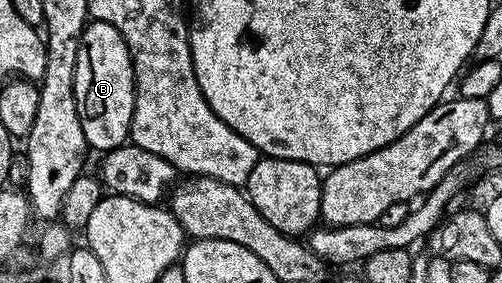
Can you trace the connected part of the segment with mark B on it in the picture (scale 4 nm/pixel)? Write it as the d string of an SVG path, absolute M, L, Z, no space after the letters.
M91 19L87 23L86 29L82 31L82 40L78 43L78 57L76 58L76 110L80 114L80 126L84 126L84 138L87 145L91 149L99 148L99 153L105 154L111 148L118 148L122 144L127 143L130 134L130 123L132 122L132 114L134 113L134 67L130 61L130 51L124 42L124 38L120 34L120 30L116 30L116 26L108 26L108 22L100 22Z

